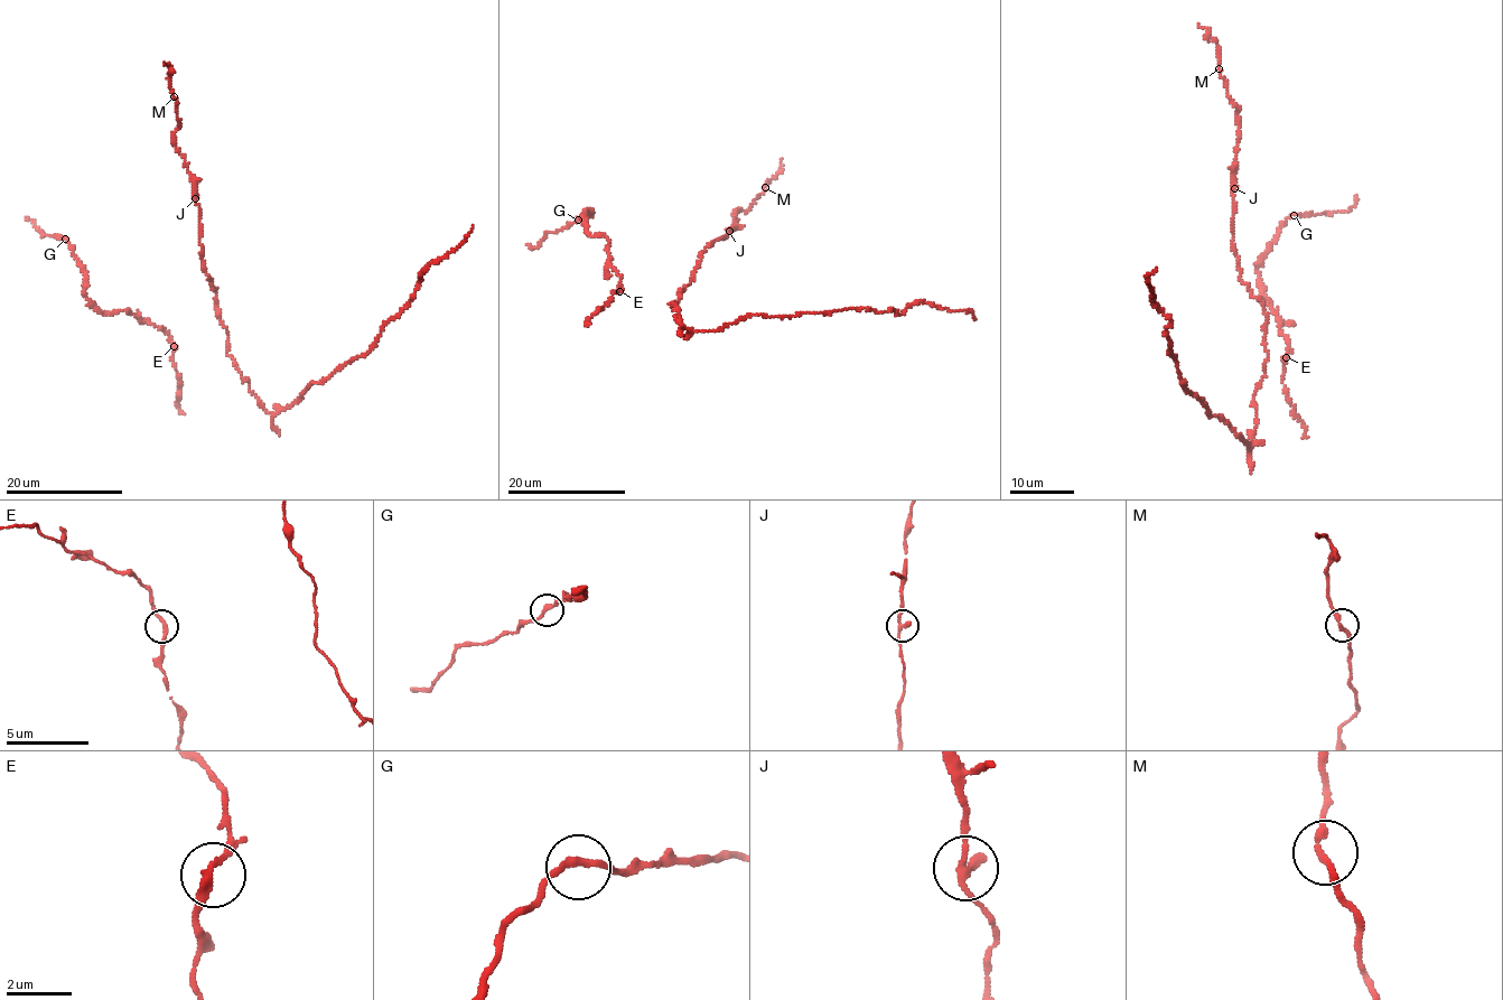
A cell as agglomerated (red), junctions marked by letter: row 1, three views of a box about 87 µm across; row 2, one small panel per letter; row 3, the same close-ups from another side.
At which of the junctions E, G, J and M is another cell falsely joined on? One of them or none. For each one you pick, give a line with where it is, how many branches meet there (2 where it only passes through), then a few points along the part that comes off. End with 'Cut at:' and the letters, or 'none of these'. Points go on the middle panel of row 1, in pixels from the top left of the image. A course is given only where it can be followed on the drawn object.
Cut at: none of these

